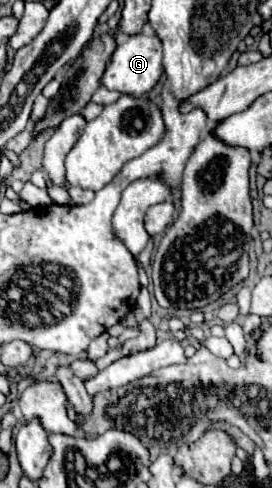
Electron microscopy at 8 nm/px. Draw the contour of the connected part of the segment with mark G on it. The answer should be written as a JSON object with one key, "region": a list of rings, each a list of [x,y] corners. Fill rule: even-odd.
{"region":[[[135,34],[135,36],[121,36],[117,40],[117,48],[101,76],[101,86],[117,90],[121,94],[129,94],[135,98],[141,98],[147,94],[161,78],[163,74],[163,64],[161,64],[161,42],[157,36],[145,36],[145,34]]]}

